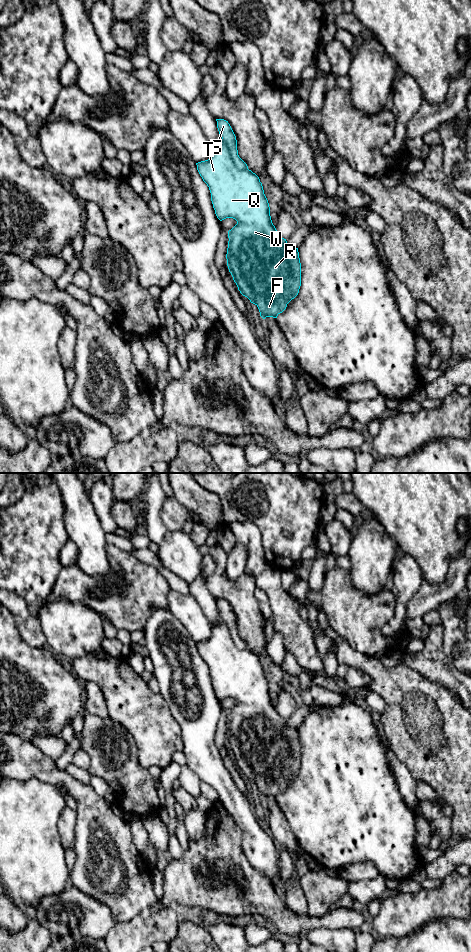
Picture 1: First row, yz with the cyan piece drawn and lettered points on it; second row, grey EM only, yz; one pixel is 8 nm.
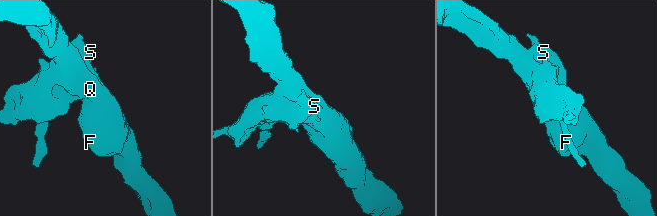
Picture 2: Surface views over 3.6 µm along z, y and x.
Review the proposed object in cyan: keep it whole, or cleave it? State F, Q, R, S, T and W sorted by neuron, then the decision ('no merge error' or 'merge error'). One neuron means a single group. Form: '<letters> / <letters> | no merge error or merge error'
F Q R T W / S | merge error

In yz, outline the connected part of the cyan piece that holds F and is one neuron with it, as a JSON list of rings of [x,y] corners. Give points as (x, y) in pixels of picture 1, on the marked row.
[[[221,139],[218,143],[211,143],[211,156],[208,160],[196,163],[197,170],[203,181],[209,187],[211,201],[217,218],[222,221],[233,218],[237,224],[228,231],[227,266],[240,293],[255,304],[260,316],[277,318],[287,304],[294,299],[301,286],[301,263],[298,248],[287,245],[286,239],[282,238],[272,223],[270,207],[264,194],[259,177],[251,170],[241,170],[235,165],[231,151],[226,142]]]

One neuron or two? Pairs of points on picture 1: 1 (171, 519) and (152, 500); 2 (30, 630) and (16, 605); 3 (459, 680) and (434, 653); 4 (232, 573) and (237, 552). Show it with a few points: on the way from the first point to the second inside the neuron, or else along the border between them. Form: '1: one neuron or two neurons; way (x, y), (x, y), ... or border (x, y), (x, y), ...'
1: two neurons; border (165, 496), (160, 518), (168, 529)
2: one neuron; way (26, 624), (20, 611)
3: one neuron; way (452, 675), (437, 660)
4: one neuron; way (235, 568), (237, 557)

